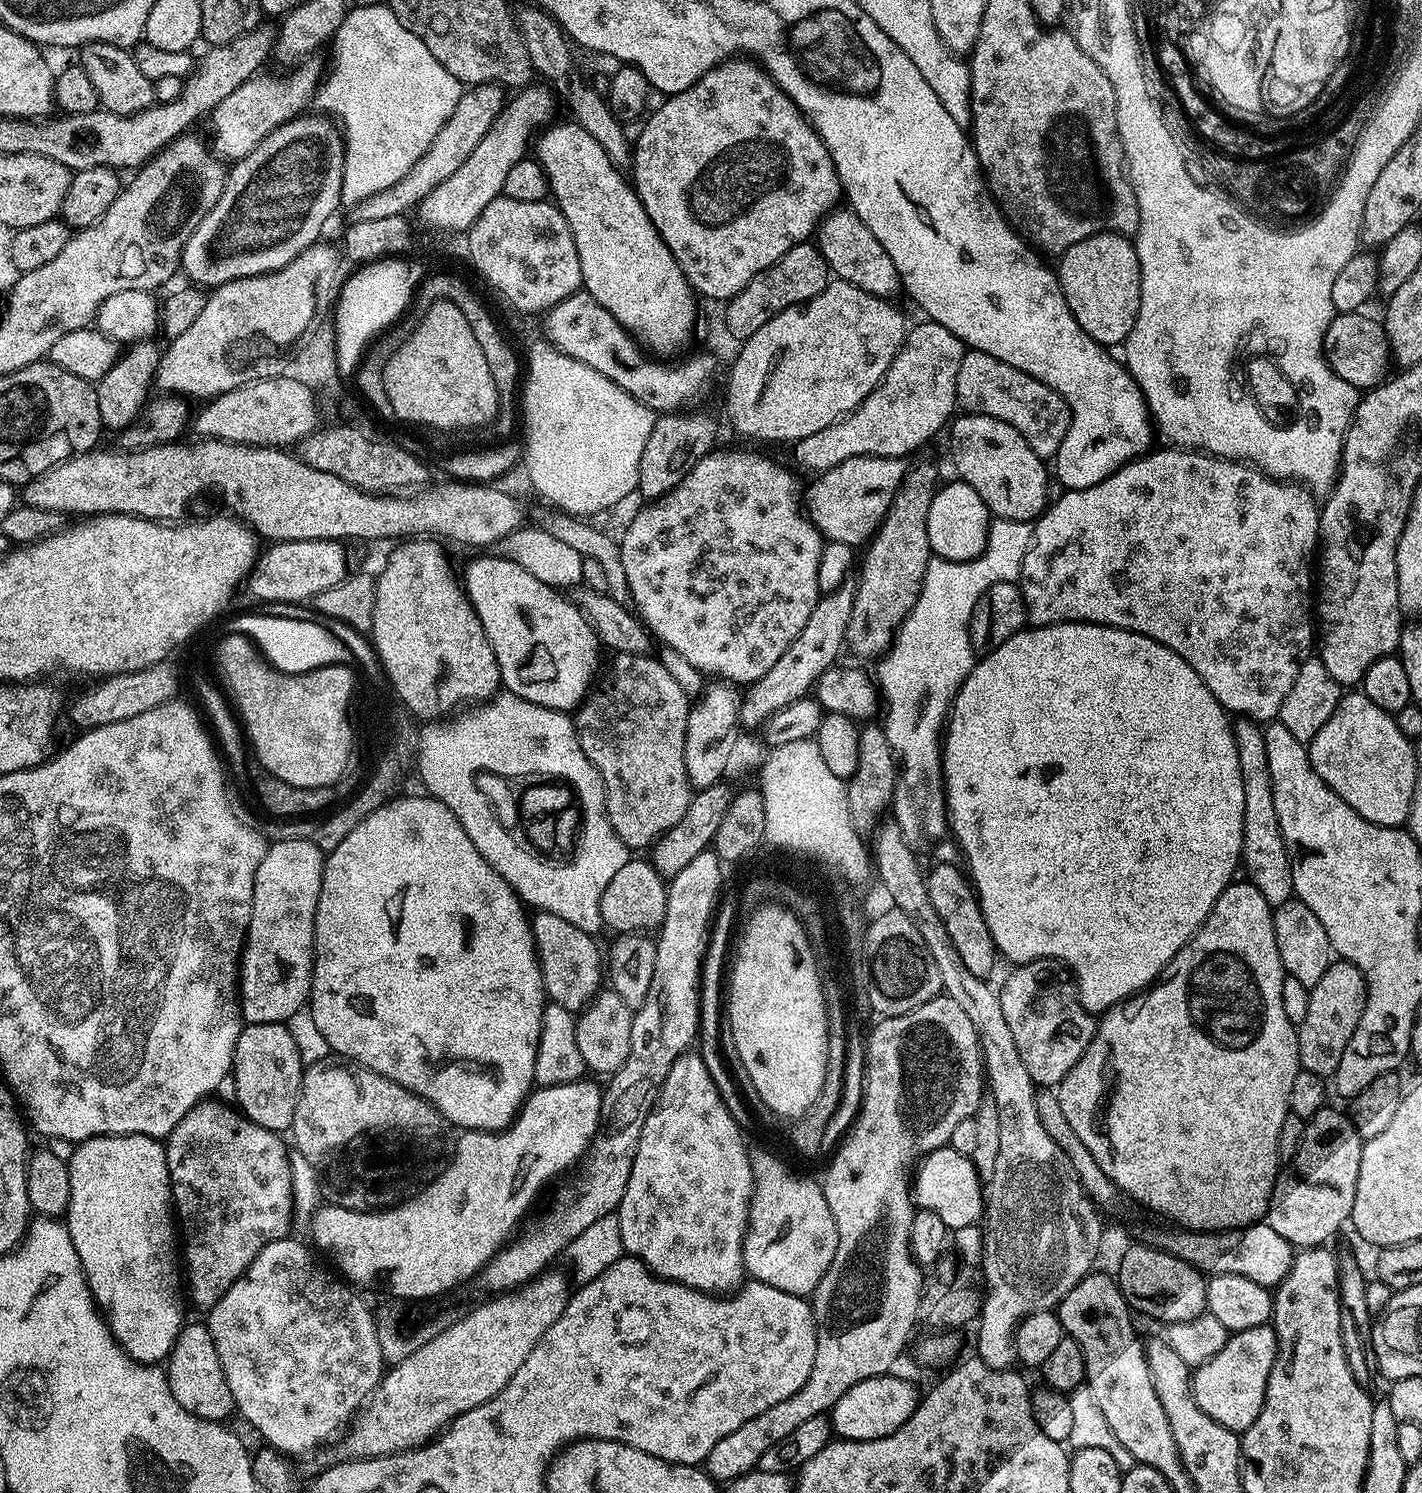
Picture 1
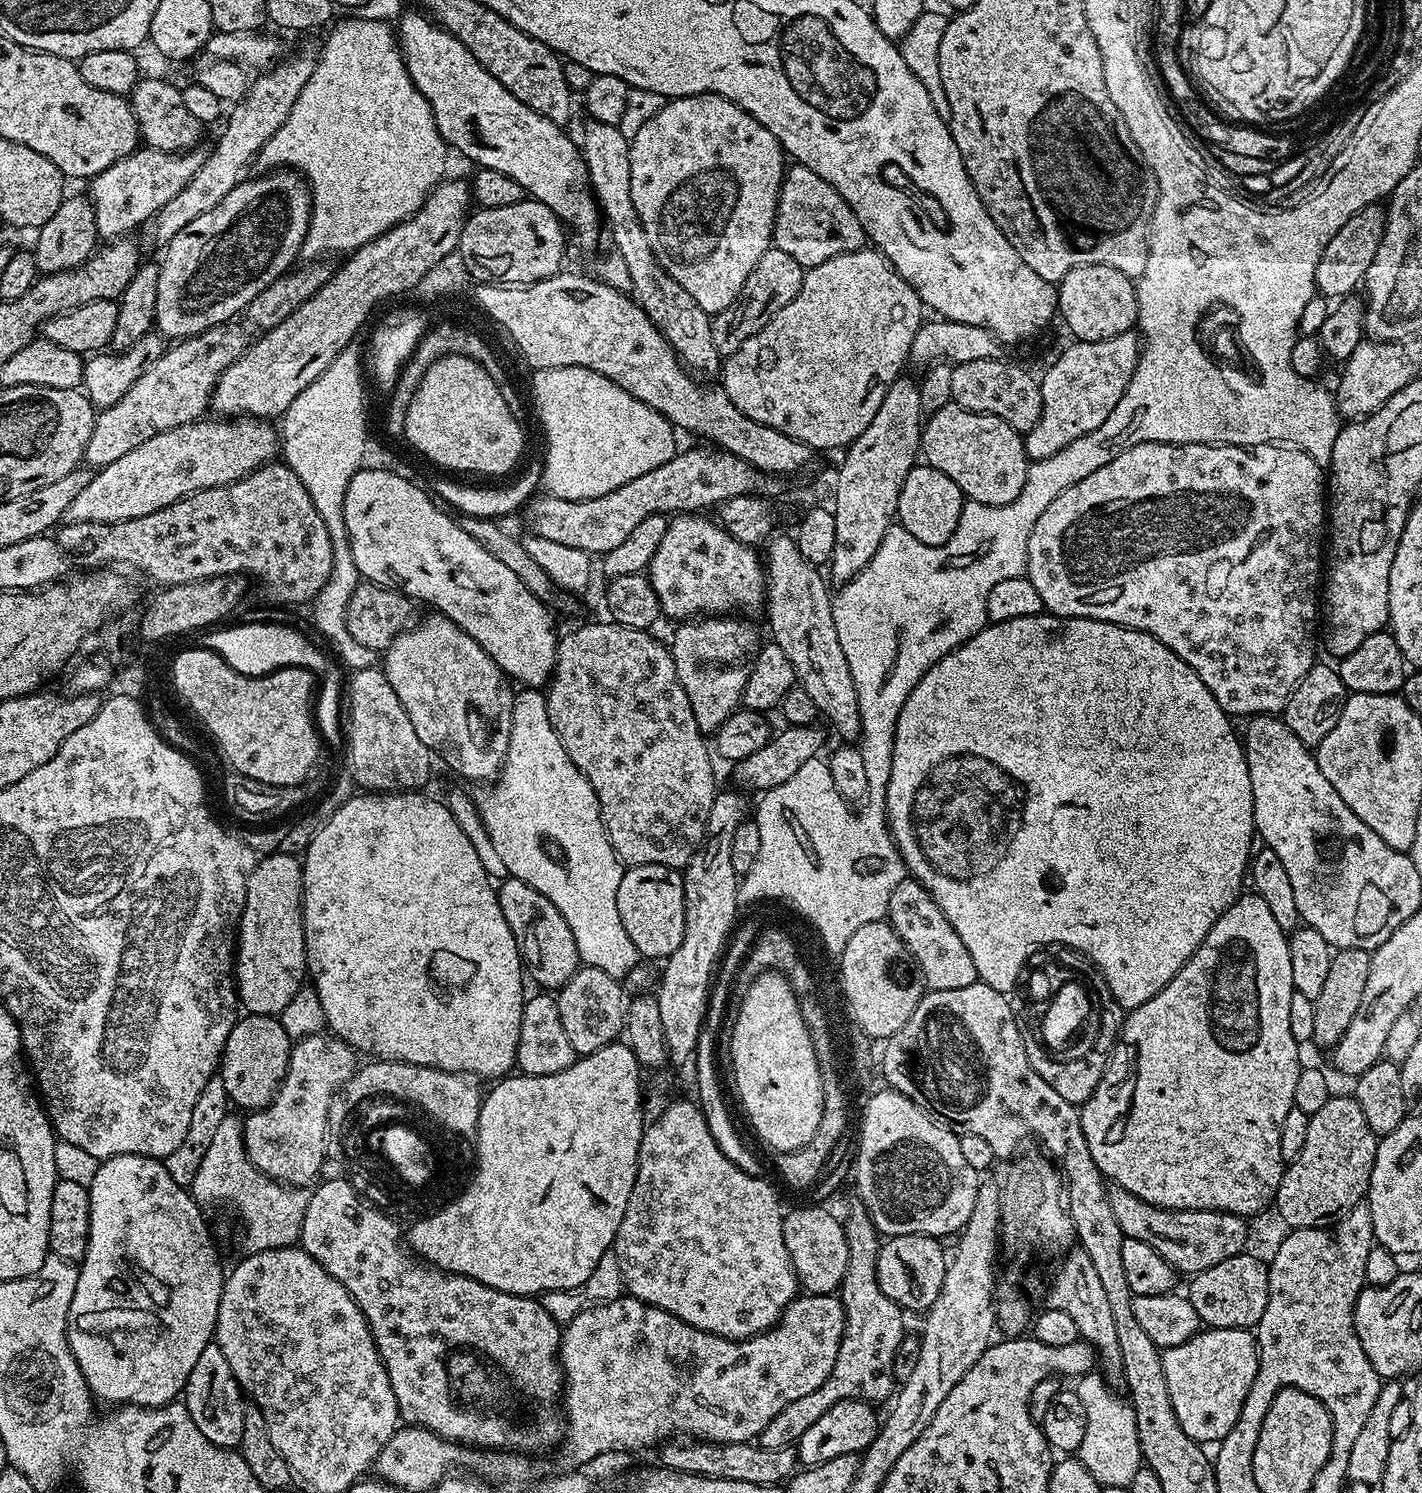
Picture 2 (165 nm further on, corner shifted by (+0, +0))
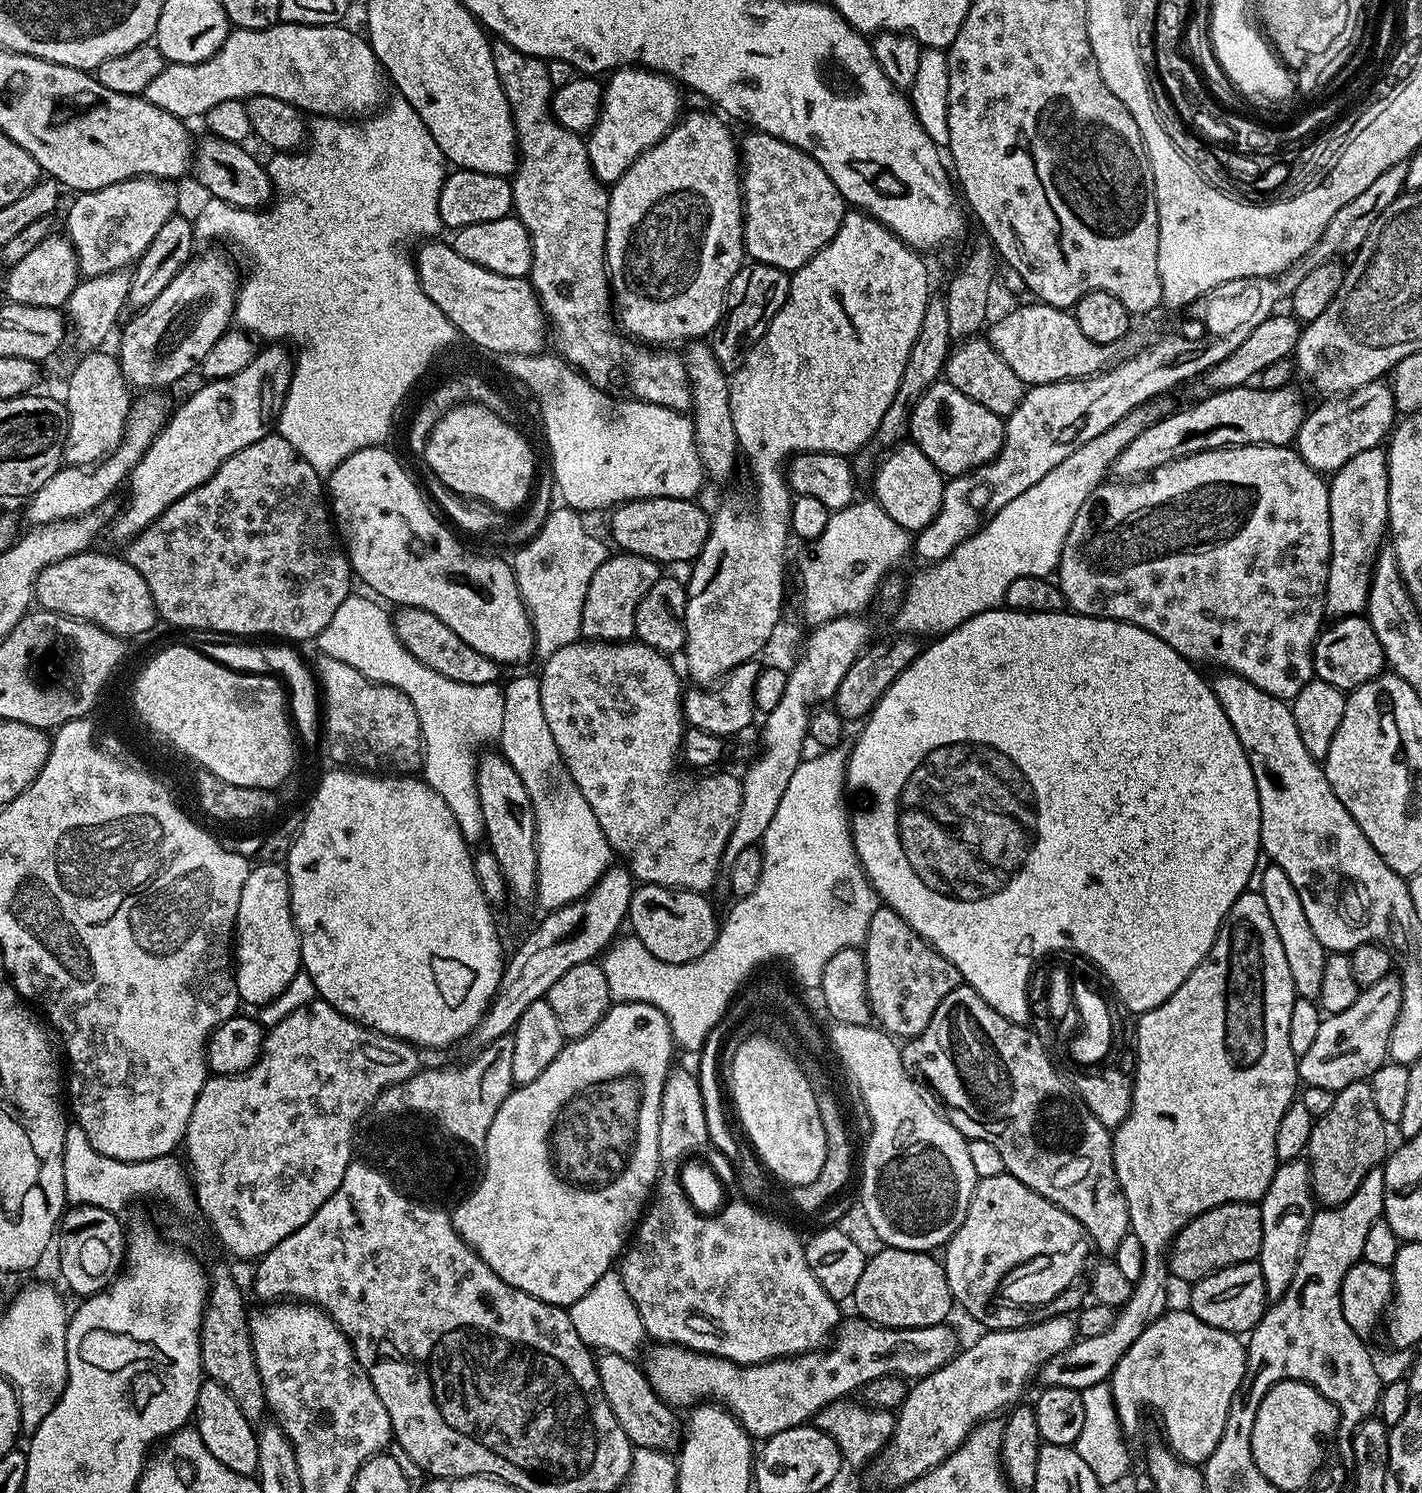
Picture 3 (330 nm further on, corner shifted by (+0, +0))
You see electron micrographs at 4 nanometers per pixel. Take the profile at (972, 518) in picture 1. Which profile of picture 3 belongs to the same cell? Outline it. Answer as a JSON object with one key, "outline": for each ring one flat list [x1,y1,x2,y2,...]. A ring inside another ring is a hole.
{"outline":[[900,442,889,452,892,453,880,465,875,465,876,477,872,480,872,488,876,491,874,499,886,514,890,514,890,518,894,518,894,522,898,522,898,526,915,534,940,512,946,480,916,444]]}

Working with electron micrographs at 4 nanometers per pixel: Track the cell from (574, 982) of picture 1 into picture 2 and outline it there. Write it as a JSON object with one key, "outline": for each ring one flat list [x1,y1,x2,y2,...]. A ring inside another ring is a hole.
{"outline":[[508,876,499,881,496,893,502,906,502,918,510,926,517,944,520,946,522,963,527,975,544,990,559,990,568,979,581,967,578,946,574,942,574,934,570,934,570,926,566,926,566,918,558,914,558,906,546,898,546,894,538,894,534,886,526,886,518,878]]}

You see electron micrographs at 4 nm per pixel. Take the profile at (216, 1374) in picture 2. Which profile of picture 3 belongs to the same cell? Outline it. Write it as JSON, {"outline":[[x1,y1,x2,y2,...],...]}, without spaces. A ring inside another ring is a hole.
{"outline":[[205,1379,198,1390,198,1402,194,1413,194,1427,196,1433,206,1442,206,1450,222,1462,230,1470,234,1470,243,1476,255,1477,258,1472,258,1442,256,1441,258,1432,253,1421,238,1410,234,1403,234,1398,218,1382]]}

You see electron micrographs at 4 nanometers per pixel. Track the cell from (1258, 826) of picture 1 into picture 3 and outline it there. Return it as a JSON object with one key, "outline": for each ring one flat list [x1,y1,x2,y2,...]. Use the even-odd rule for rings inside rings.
{"outline":[[1268,862,1263,865,1259,873,1258,890,1262,898,1266,898,1266,907,1271,920,1274,921,1274,930,1278,930,1282,951,1286,954,1286,963,1290,965,1290,978,1294,978,1297,997,1316,1000,1322,990,1322,970,1326,970,1326,950,1322,942,1318,942,1318,937,1315,936,1306,918,1306,910,1302,910,1302,898,1298,898,1298,890,1294,890,1294,882,1290,882,1282,866]]}

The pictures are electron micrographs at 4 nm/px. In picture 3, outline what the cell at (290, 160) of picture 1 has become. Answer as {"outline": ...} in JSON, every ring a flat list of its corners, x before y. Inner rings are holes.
{"outline":[[204,252,193,255,178,274,150,302,150,306,139,309,136,317,123,325,120,336,120,373,133,389,168,390,171,384,179,382,199,369,206,350,218,342,222,333,229,331,236,311,237,285,216,284,216,271,224,264,220,252]]}

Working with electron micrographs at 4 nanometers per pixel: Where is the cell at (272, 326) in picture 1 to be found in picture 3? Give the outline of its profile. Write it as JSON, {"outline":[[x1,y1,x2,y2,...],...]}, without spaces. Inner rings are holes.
{"outline":[[148,394,145,400,133,399,132,409,128,412,128,421,124,426,124,437,111,456,101,460,99,464,77,468,62,466,45,484,33,492,28,504,28,524,49,524,55,520,74,520,78,516,85,516,87,512,97,511,100,504,116,487,123,485,132,475,132,468,142,458,142,454,154,442,156,435,163,430,170,415,167,395]]}

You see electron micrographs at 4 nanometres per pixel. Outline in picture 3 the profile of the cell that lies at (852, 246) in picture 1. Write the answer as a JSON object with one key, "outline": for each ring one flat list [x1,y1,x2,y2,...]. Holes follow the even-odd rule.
{"outline":[[749,131,745,140,738,144,738,152,742,157,742,195,744,198,744,250,749,261,781,268,789,274,796,272,822,246,838,234,838,226,842,226,846,215,846,201,830,182,830,174,810,158,802,149,790,146,790,142,782,142,782,138,774,138,765,132]]}

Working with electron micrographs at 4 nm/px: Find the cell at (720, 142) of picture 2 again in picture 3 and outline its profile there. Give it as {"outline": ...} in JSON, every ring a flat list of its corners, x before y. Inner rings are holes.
{"outline":[[715,111,712,112,692,112,689,116,688,113,681,115,676,125,654,147,639,156,634,166,630,166,630,170,626,170,626,174,622,174,622,178,618,178,615,184,611,185,608,193,608,225,606,226,604,262,608,269,608,283,611,288,610,296,614,301,614,312,618,317,619,327,629,337,649,346,676,346,672,344,684,346,715,332,720,321,724,319,730,282,746,263,742,164,738,159,738,140,737,137,732,137,731,130,723,124,725,121]]}

